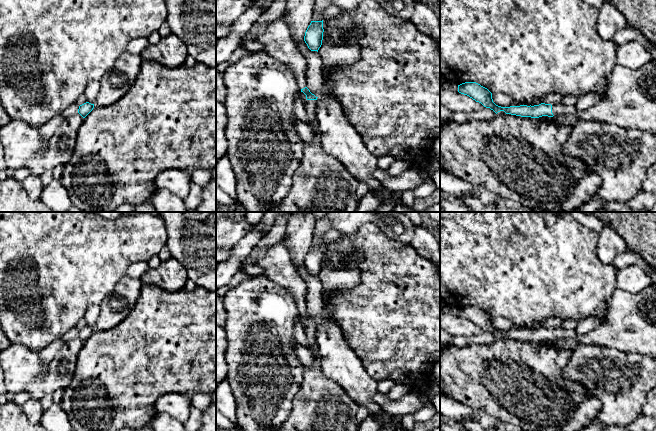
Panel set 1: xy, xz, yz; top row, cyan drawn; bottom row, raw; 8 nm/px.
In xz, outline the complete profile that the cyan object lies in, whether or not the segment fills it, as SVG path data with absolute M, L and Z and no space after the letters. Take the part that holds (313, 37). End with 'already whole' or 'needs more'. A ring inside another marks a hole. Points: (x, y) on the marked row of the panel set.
M323 20L311 21L304 36L304 41L311 51L318 52L319 48L322 45L323 32Z; already whole

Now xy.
M86 102L79 106L78 113L85 118L94 108L94 104Z; already whole

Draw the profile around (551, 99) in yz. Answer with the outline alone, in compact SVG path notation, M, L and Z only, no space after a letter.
M549 94L543 100L543 103L553 105L553 104L560 103L563 98L564 98L564 96L561 94Z

